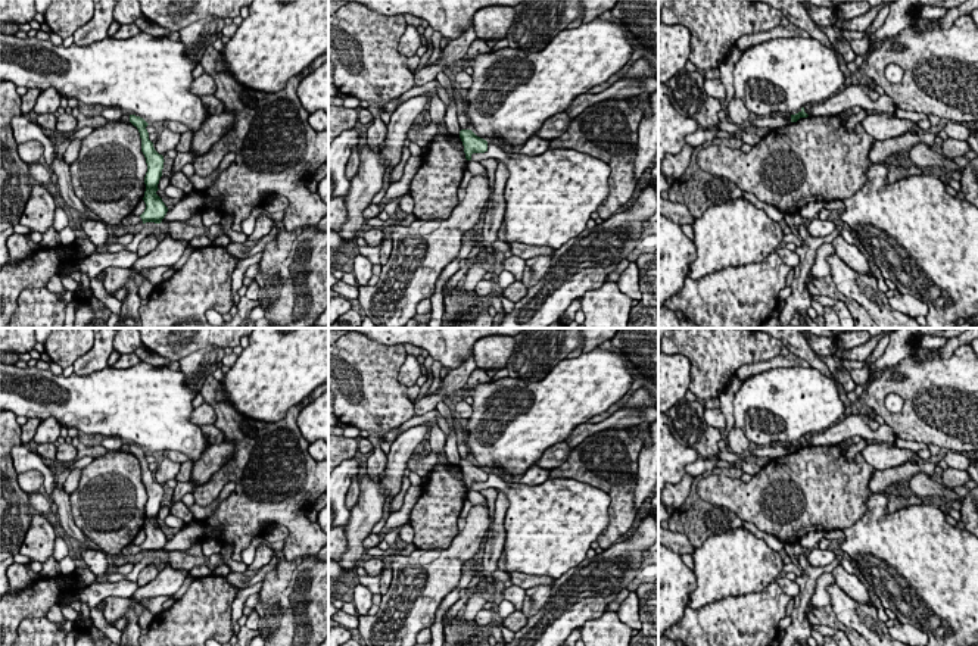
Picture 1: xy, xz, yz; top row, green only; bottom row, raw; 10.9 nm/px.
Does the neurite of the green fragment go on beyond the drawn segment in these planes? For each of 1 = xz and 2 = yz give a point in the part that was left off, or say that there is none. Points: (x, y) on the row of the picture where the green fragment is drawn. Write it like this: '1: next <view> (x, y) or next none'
1: next none
2: next none

